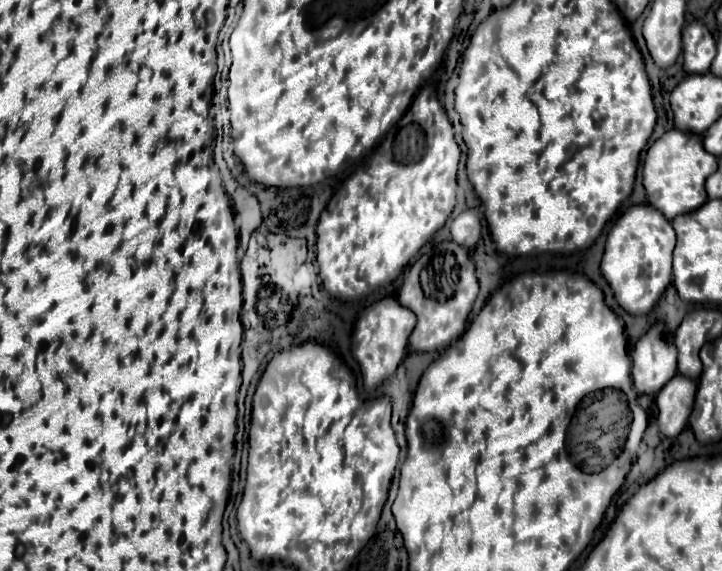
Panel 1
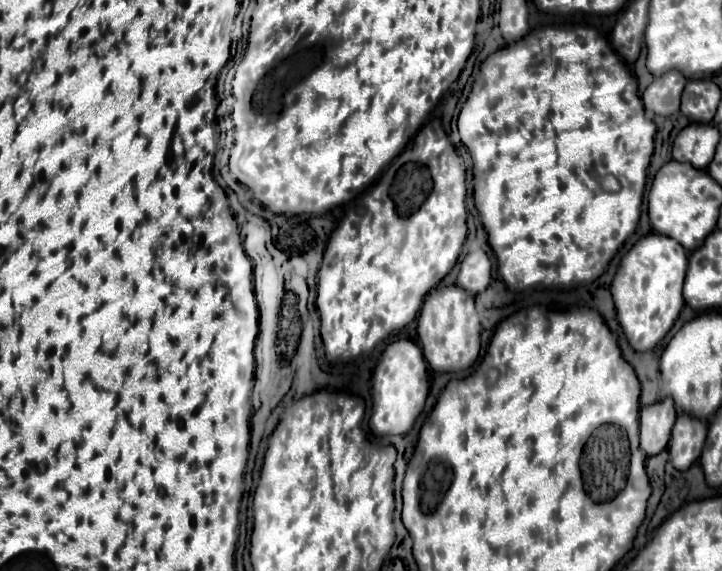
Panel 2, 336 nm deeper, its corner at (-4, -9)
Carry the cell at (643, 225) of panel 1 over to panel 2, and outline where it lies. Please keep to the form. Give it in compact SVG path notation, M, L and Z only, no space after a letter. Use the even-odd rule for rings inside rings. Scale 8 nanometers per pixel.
M651 232L635 242L623 256L611 284L611 294L619 324L635 350L655 348L671 330L683 308L683 278L687 270L687 252L669 236Z

